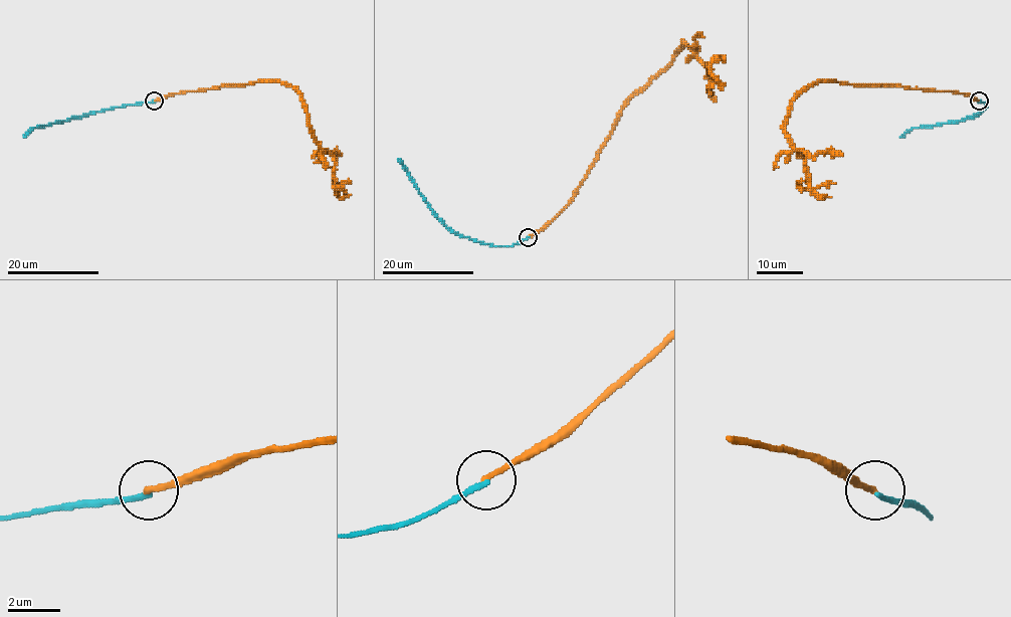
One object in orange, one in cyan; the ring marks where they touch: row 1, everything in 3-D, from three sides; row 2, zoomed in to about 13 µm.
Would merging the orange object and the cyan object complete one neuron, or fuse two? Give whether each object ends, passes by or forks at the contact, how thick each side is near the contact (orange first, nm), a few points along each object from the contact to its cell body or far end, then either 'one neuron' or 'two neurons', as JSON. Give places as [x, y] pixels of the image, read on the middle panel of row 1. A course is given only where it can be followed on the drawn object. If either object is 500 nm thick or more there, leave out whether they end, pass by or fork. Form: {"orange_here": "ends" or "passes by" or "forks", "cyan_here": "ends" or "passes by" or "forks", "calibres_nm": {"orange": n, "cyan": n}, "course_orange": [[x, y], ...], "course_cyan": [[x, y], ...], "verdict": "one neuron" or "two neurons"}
{"orange_here": "ends", "cyan_here": "ends", "calibres_nm": {"orange": 220, "cyan": 180}, "course_orange": [[528, 237], [545, 227], [569, 202], [609, 134], [618, 111], [683, 44], [709, 65], [709, 70], [722, 90]], "course_cyan": [[528, 237], [512, 245], [494, 247], [455, 234], [434, 213], [398, 160]], "verdict": "two neurons"}

